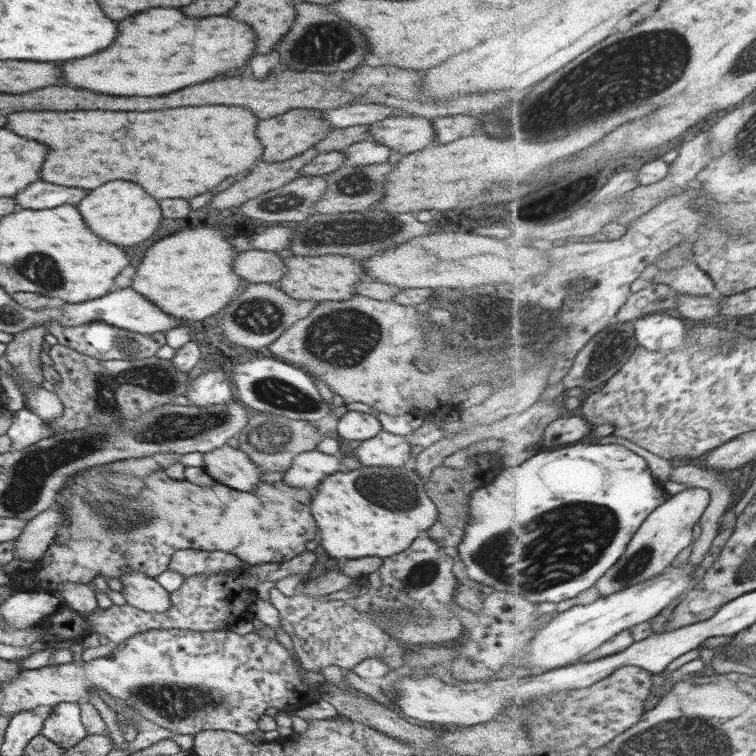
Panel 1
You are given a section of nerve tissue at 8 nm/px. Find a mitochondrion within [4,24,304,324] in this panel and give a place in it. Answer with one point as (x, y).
(38, 269)

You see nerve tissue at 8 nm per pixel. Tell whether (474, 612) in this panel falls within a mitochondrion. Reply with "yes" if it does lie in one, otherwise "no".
no

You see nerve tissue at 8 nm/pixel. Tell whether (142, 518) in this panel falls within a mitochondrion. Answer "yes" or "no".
yes

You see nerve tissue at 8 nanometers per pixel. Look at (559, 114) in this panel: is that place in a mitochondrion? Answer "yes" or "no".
yes

